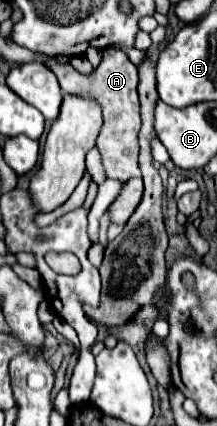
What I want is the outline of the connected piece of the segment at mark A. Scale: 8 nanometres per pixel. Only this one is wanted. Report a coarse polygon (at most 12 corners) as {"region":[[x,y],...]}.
{"region":[[121,49],[93,75],[49,63],[63,93],[93,95],[109,179],[141,177],[139,75]]}

